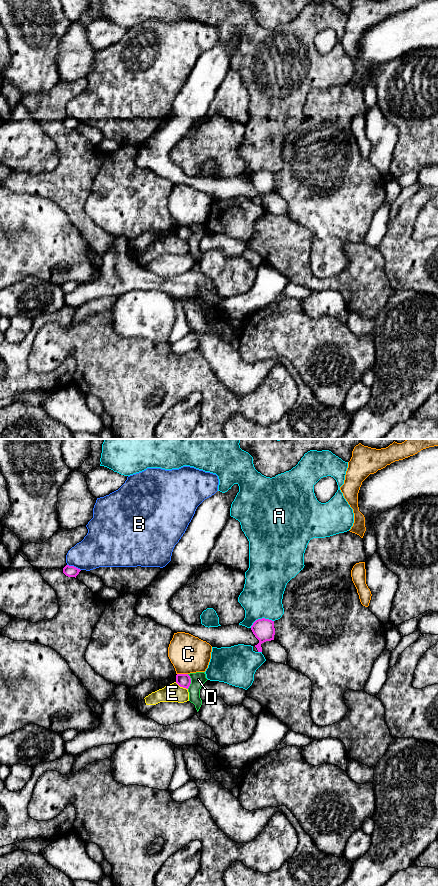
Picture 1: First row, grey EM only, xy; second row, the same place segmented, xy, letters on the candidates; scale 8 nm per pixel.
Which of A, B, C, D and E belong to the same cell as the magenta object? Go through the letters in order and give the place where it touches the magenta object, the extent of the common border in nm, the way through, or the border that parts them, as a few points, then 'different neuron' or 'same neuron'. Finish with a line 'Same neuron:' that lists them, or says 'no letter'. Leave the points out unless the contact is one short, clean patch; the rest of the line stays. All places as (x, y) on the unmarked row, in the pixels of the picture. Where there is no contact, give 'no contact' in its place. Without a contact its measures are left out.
A: xy (262, 170) | 200 nm | different neuron
B: xy (73, 118) | 120 nm | different neuron
C: xy (182, 226) | 90 nm | different neuron
D: xy (190, 233) | 120 nm | different neuron
E: xy (181, 238) | 120 nm | along xy (175, 234), (187, 241) | different neuron
Same neuron: no letter

